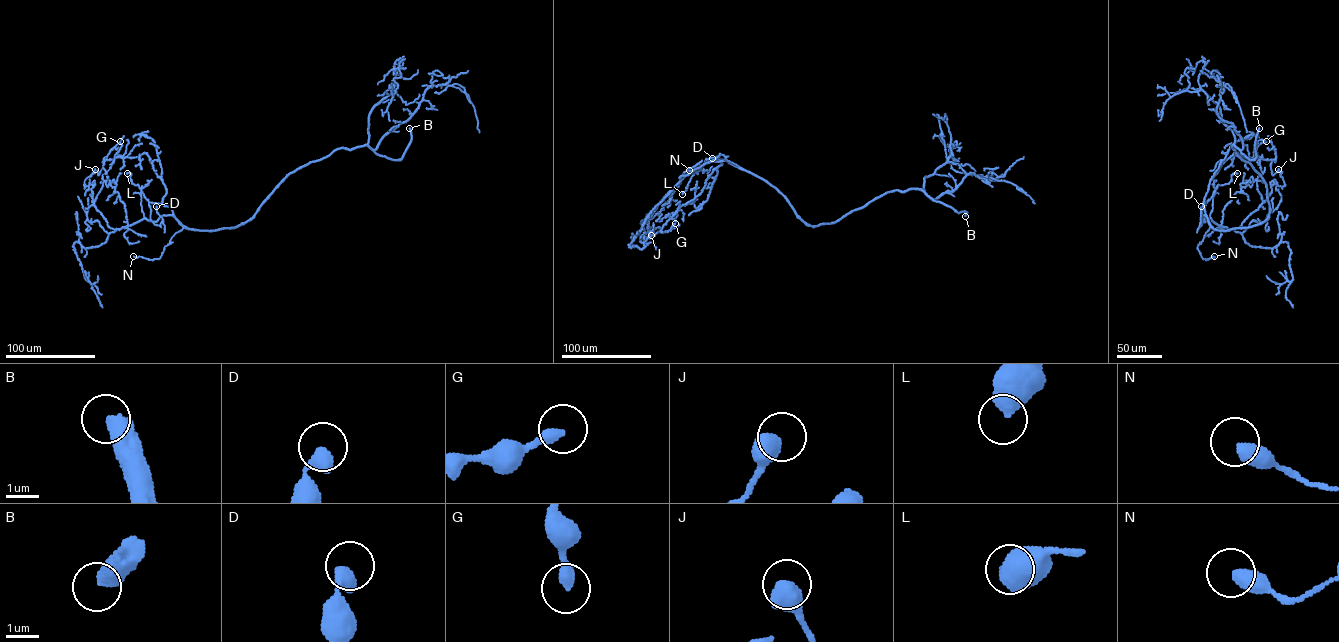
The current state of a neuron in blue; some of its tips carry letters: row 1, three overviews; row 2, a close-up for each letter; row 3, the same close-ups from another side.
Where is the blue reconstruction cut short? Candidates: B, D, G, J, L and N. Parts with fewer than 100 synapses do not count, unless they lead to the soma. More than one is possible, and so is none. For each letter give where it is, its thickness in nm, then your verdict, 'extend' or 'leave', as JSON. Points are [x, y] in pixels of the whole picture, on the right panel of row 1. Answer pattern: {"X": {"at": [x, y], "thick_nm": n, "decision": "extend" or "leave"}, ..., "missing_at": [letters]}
{"B": {"at": [1259, 128], "thick_nm": 550, "decision": "extend"}, "D": {"at": [1201, 206], "thick_nm": 420, "decision": "leave"}, "G": {"at": [1266, 141], "thick_nm": 320, "decision": "leave"}, "J": {"at": [1278, 169], "thick_nm": 600, "decision": "leave"}, "L": {"at": [1237, 173], "thick_nm": 550, "decision": "leave"}, "N": {"at": [1214, 256], "thick_nm": 460, "decision": "leave"}, "missing_at": ["B"]}

